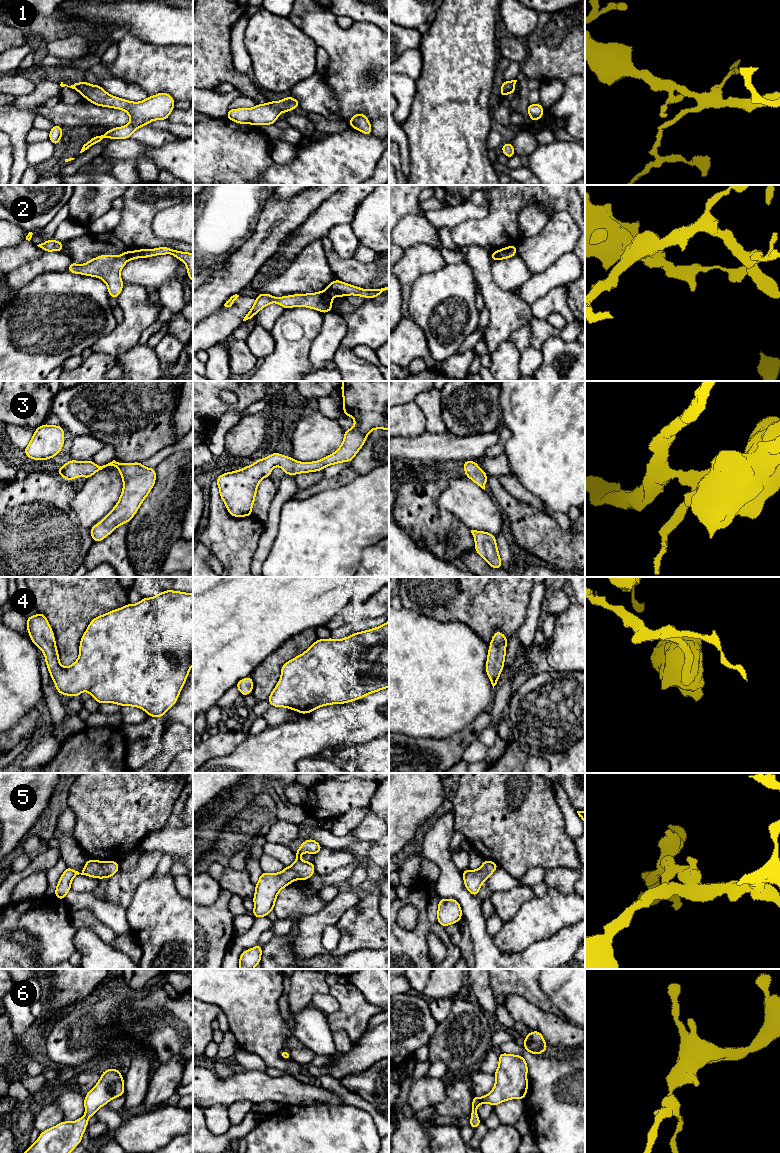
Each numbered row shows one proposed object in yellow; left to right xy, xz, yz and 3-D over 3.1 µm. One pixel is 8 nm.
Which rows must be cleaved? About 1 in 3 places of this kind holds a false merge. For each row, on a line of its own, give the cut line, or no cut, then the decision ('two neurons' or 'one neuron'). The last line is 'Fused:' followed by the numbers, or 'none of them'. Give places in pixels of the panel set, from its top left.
1: no cut | one neuron
2: xy (130, 251), (128, 259) | two neurons
3: no cut | one neuron
4: no cut | one neuron
5: no cut | one neuron
6: no cut | one neuron
Fused: 2

